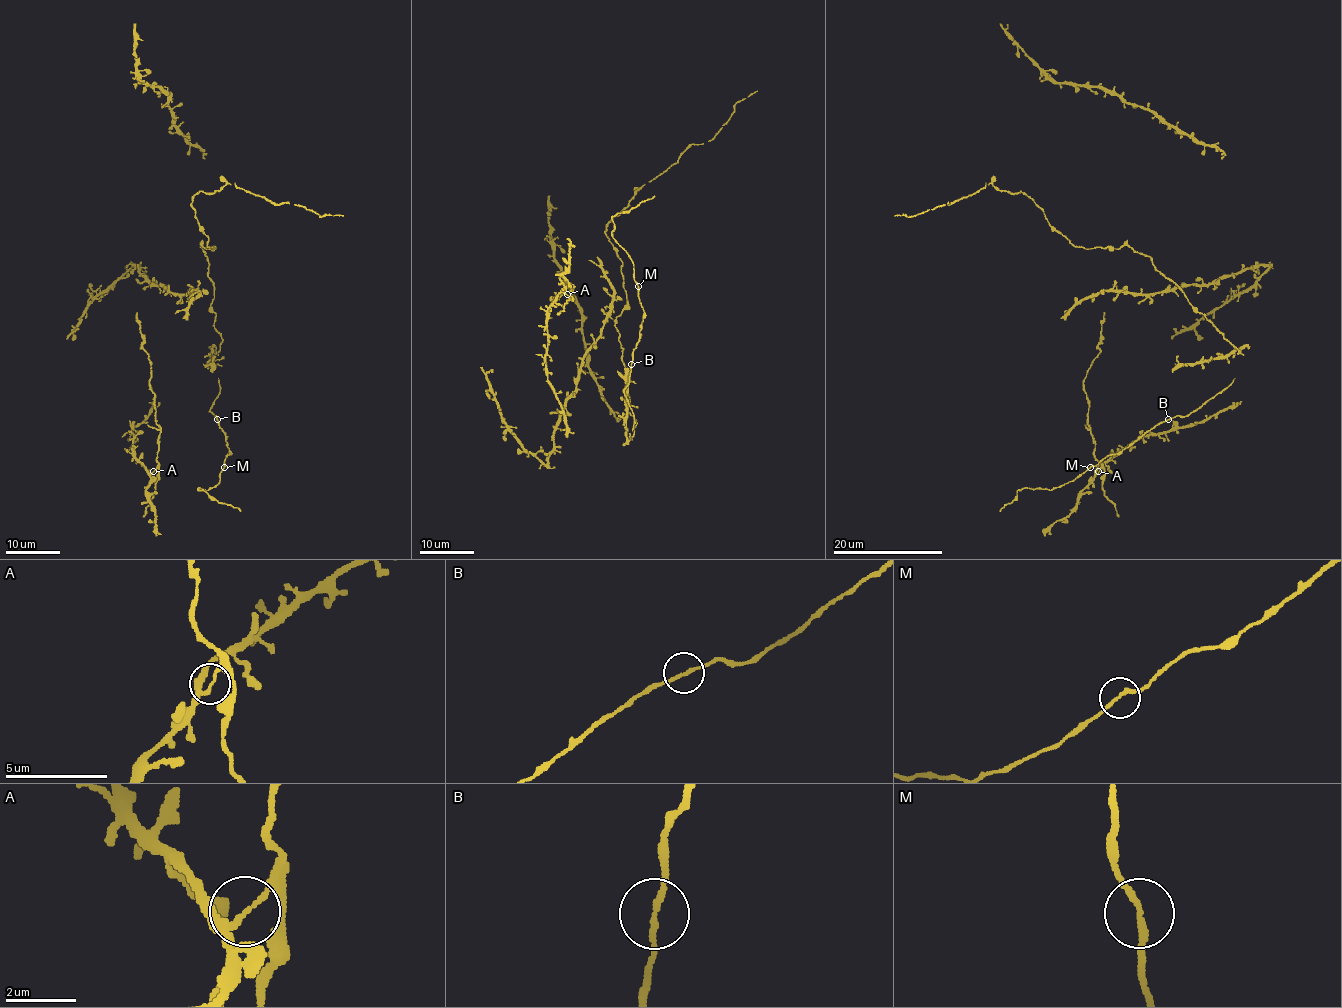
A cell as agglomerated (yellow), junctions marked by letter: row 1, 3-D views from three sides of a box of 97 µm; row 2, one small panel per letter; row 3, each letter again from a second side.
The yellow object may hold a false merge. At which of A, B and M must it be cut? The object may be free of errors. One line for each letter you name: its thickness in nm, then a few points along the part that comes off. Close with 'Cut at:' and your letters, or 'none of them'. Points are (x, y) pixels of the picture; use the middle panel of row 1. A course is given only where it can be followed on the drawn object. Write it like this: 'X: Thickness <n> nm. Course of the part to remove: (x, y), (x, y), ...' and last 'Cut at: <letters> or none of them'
A: Thickness 150 nm. Course of the part to remove: (567, 294), (571, 297), (574, 286), (563, 280), (564, 288), (551, 300)
Cut at: A

